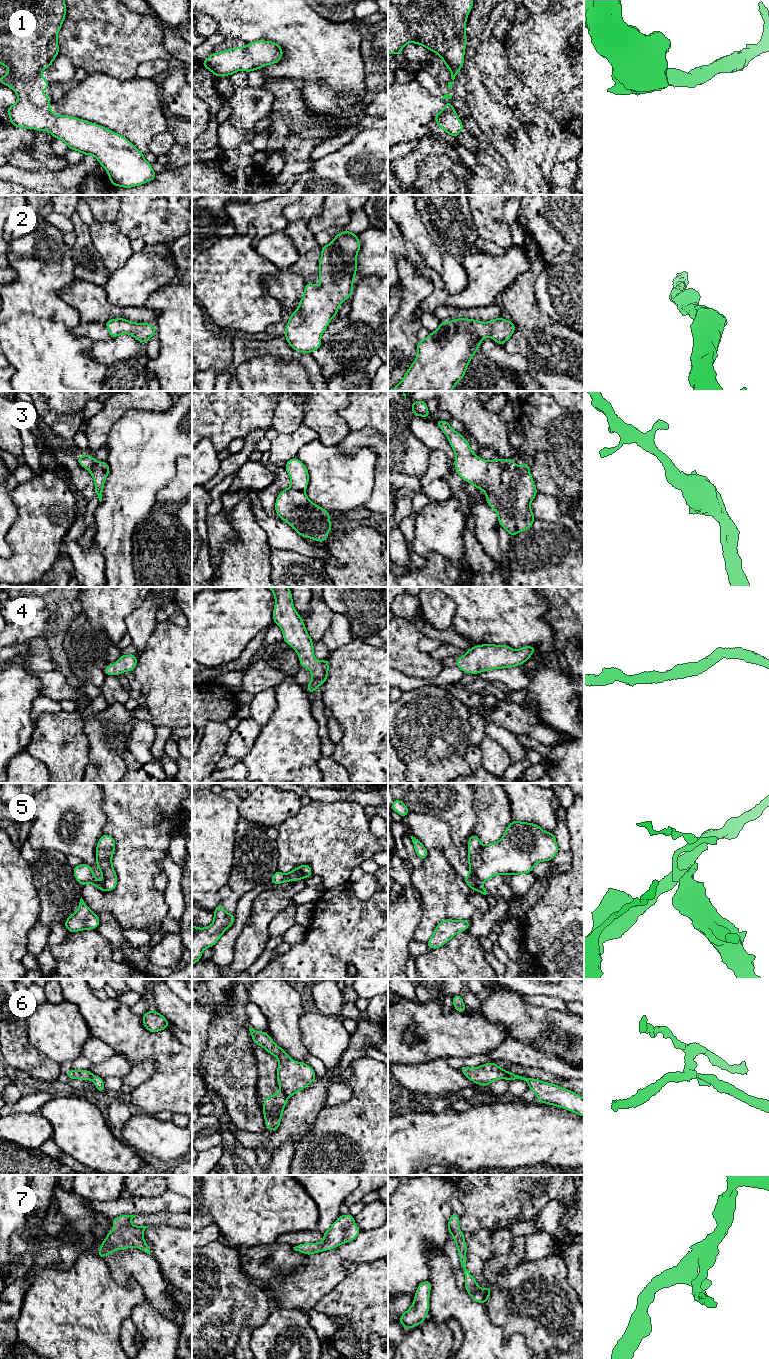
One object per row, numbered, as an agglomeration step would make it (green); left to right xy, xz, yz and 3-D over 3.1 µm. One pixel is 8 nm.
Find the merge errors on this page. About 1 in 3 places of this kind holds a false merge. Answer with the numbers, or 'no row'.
5, 6

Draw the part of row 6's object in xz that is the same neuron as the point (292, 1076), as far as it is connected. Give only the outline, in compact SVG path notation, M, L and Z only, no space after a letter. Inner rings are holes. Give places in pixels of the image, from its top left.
M249 1028L249 1031L254 1044L260 1045L269 1054L278 1058L277 1083L287 1098L315 1081L316 1073L311 1066L291 1059L266 1032L252 1028Z

